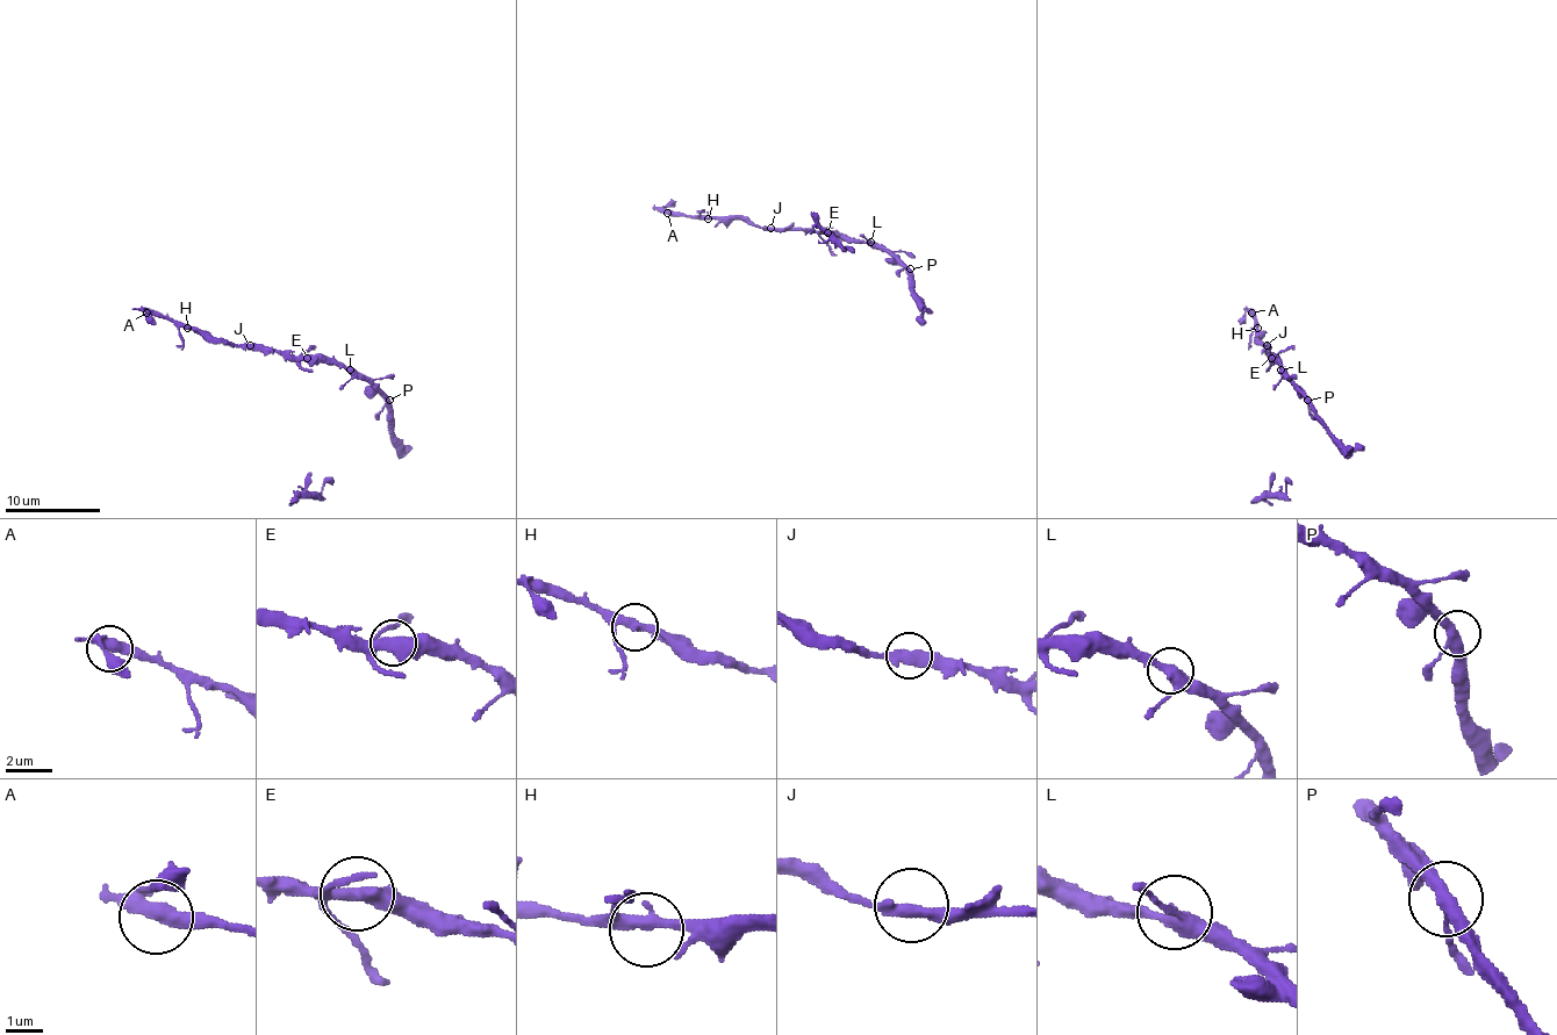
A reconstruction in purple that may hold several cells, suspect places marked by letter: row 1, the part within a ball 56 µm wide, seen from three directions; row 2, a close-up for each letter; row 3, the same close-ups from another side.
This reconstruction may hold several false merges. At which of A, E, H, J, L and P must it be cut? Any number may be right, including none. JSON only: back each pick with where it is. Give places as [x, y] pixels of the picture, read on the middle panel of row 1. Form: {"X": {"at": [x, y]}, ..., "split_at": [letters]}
{"split_at": []}

